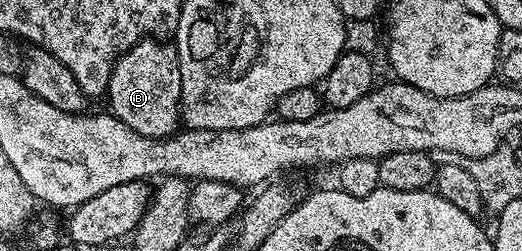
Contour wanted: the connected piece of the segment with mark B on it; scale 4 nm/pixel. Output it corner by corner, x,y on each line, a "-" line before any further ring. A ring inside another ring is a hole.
146,39
123,53
110,72
109,112
145,137
168,137
180,125
182,77
173,56
158,57
159,42

